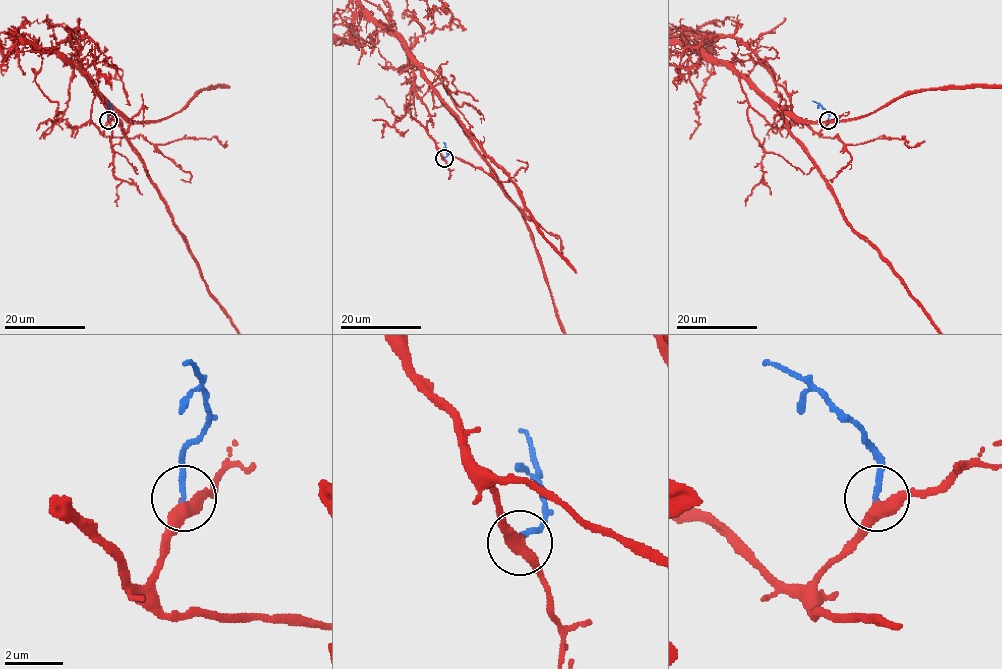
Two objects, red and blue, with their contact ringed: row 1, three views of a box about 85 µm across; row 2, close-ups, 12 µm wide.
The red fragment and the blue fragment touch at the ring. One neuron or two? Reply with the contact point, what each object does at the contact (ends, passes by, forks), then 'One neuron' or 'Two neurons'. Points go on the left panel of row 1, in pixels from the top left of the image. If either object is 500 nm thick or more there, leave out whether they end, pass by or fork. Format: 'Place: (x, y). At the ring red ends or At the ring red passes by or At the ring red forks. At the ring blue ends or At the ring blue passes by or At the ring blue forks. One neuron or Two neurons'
Place: (108, 120). At the ring red passes by. At the ring blue ends. One neuron

